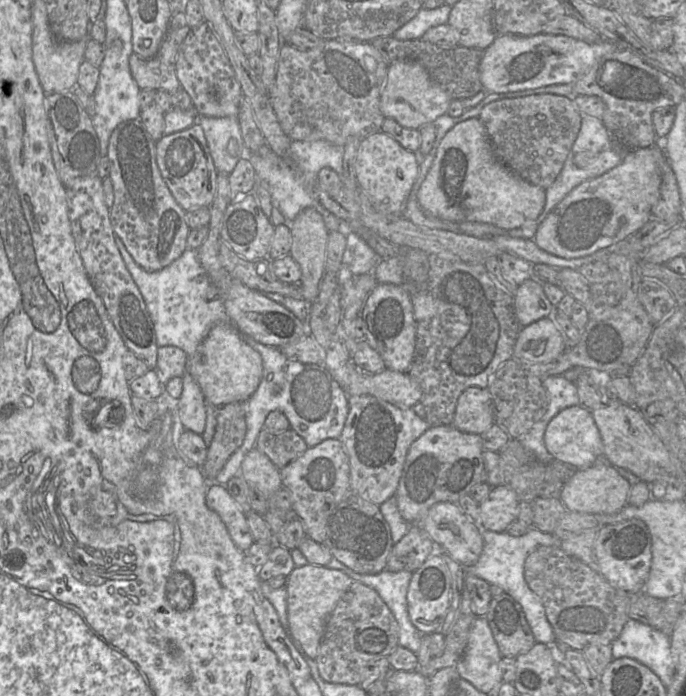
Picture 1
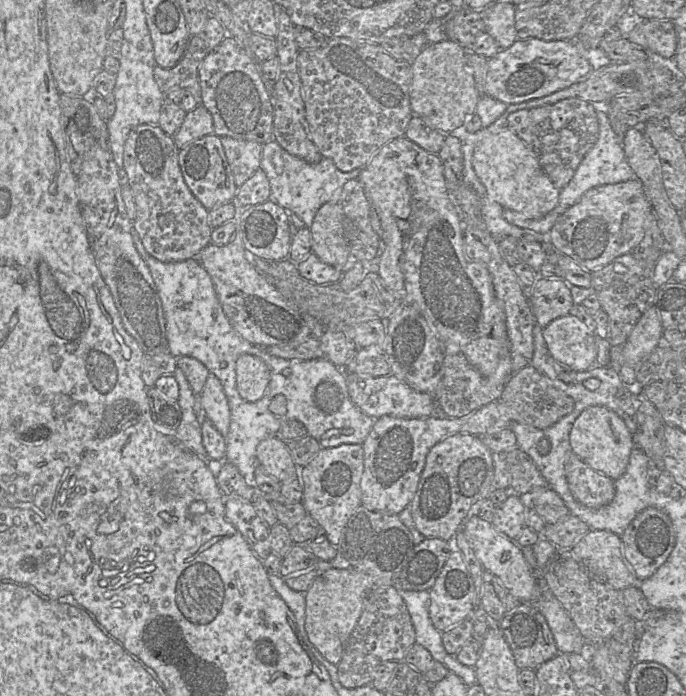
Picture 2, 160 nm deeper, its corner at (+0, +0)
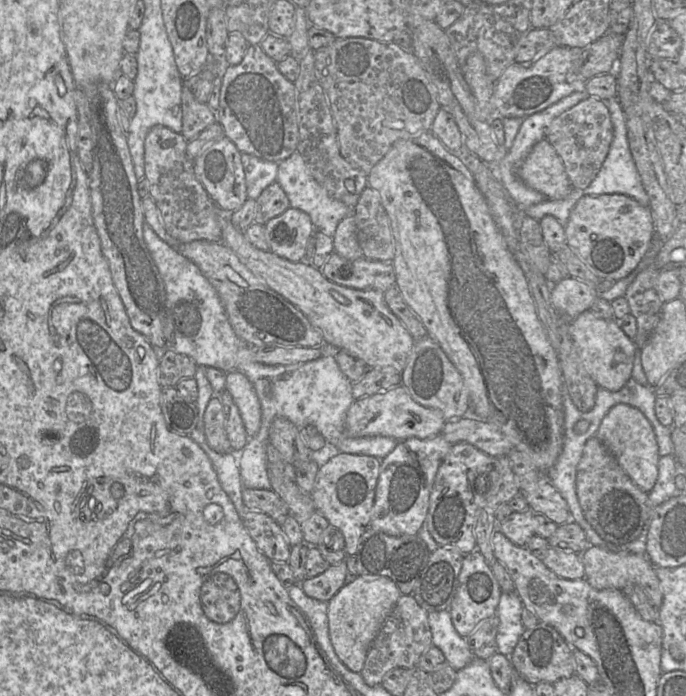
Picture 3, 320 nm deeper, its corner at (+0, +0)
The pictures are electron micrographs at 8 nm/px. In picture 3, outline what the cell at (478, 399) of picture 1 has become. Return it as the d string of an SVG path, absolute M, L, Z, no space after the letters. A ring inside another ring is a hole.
M442 434L398 441L396 447L381 459L376 486L371 527L391 535L417 535L424 525L429 498L437 470L452 444Z

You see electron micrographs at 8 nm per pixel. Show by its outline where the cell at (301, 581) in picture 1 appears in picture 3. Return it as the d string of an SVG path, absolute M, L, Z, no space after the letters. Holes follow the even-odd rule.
M348 575L348 582L327 602L331 644L339 660L350 671L361 672L373 640L401 595L397 586L385 577Z

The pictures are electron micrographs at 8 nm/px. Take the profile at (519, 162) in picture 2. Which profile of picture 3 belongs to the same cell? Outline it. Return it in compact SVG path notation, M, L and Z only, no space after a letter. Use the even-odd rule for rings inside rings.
M546 139L536 143L516 164L516 174L546 199L564 199L572 190L560 156Z

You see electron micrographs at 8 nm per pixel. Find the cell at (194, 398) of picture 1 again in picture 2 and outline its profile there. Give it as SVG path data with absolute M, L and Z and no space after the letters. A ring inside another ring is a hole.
M210 373L197 398L206 419L225 437L229 430L230 409L220 380Z

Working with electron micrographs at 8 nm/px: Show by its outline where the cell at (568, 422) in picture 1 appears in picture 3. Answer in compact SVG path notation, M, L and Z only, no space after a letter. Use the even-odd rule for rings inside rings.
M627 404L613 406L603 417L595 436L641 490L648 493L654 487L658 477L660 454L654 429L639 409Z

